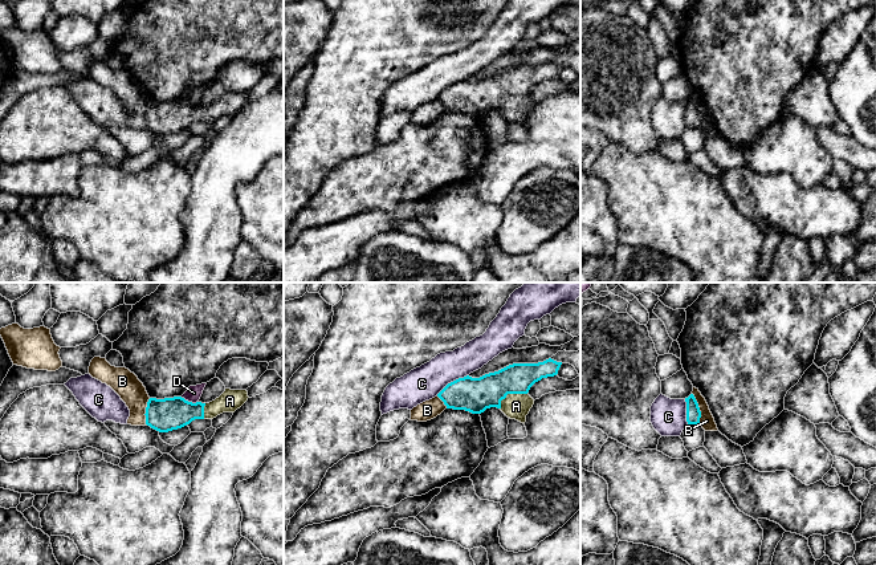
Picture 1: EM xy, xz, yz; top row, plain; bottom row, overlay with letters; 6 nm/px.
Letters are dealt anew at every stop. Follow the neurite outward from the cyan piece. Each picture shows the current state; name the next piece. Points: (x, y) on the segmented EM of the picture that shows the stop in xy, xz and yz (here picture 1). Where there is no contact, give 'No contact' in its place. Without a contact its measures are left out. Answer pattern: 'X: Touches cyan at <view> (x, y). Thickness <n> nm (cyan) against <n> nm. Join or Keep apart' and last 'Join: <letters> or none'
A: Touches cyan at xz (509, 393). Thickness 200 nm (cyan) against 160 nm. Join
B: Touches cyan at yz (699, 409). Thickness 90 nm (cyan) against 90 nm. Keep apart
C: Touches cyan at xz (453, 381). Thickness 200 nm (cyan) against 200 nm. Keep apart
D: Touches cyan at xy (190, 402). Thickness 200 nm (cyan) against 90 nm. Keep apart
Join: A

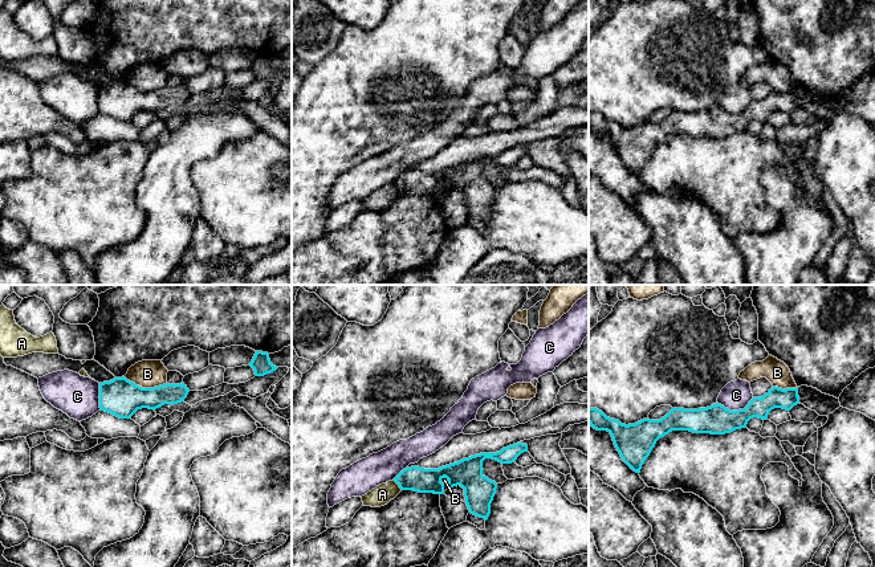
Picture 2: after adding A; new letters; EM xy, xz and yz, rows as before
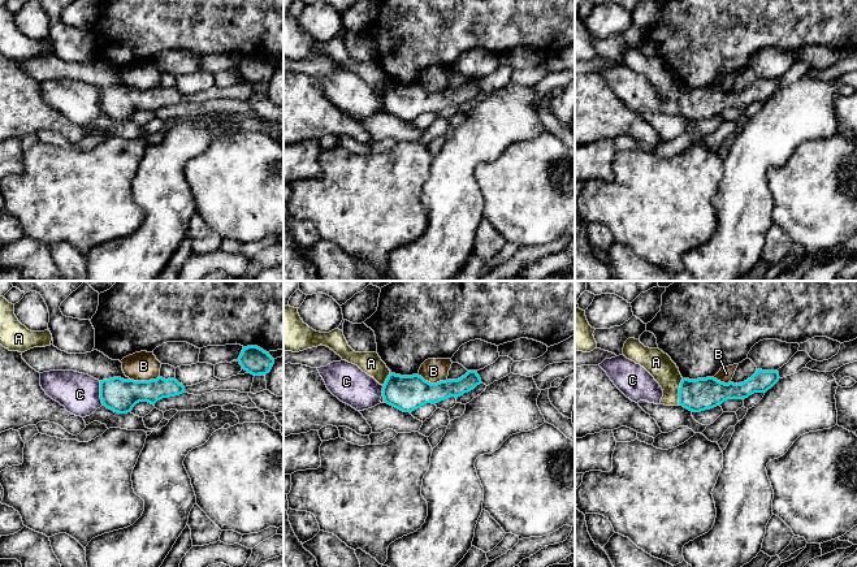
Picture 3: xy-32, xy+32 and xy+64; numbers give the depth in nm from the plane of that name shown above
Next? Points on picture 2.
A: Touches cyan at xz (398, 484). Thickness 150 nm (cyan) against 120 nm. Keep apart
B: Touches cyan at xy (145, 388). Thickness 220 nm (cyan) against 180 nm. Keep apart
C: Touches cyan at yz (735, 411). Thickness 180 nm (cyan) against 180 nm. Keep apart
Join: none

